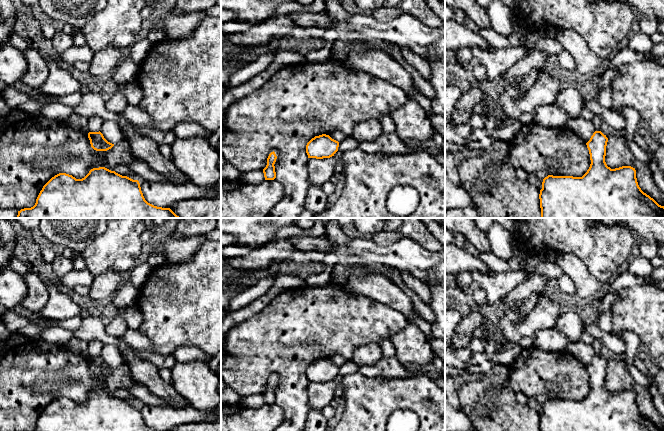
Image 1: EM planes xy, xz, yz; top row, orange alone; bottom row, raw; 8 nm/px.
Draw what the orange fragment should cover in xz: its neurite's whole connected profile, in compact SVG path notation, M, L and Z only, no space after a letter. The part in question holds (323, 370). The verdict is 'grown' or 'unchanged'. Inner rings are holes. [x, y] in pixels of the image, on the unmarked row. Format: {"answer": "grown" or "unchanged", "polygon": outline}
{"answer": "unchanged", "polygon": "M322 358L312 362L306 369L308 382L330 382L338 375L339 366L329 359Z"}

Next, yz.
{"answer": "unchanged", "polygon": "M595 355L586 367L591 388L582 401L548 399L543 403L540 431L664 431L644 417L638 409L636 394L631 390L611 393L605 386L608 362Z"}

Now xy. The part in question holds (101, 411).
{"answer": "unchanged", "polygon": "M105 391L93 392L82 403L59 397L40 415L33 431L157 431L148 427L138 404L122 400Z"}

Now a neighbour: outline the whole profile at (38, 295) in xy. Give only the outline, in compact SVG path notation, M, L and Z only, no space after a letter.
M31 270L23 275L23 279L28 286L28 294L22 305L26 310L38 313L47 304L49 299L48 289L39 276Z

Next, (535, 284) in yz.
M533 273L530 278L516 286L505 297L498 301L501 304L501 307L498 308L499 312L508 306L519 306L523 304L532 293L542 294L545 284L548 280L549 279L544 275Z

